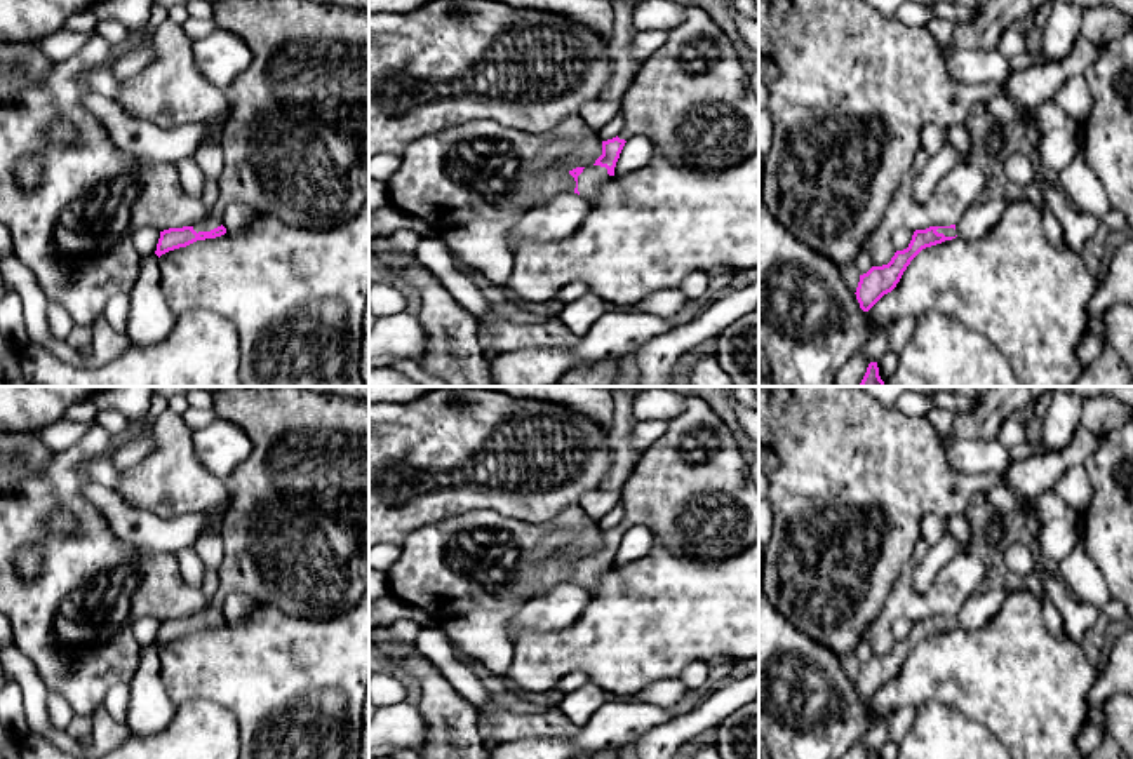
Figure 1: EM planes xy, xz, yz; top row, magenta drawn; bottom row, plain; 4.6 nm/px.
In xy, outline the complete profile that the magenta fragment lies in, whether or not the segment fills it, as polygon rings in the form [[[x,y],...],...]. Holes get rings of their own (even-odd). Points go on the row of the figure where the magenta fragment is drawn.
[[[214,0],[212,9],[218,30],[226,30],[237,35],[251,50],[251,61],[245,71],[238,75],[226,91],[230,106],[221,131],[225,167],[216,178],[219,188],[218,200],[209,209],[209,214],[204,221],[195,223],[193,226],[169,228],[160,232],[155,251],[158,258],[197,240],[225,235],[226,228],[223,226],[223,212],[231,204],[251,205],[258,212],[277,216],[287,225],[327,228],[353,218],[369,198],[369,9],[315,0]]]

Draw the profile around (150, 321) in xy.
[[[141,256],[141,270],[129,292],[131,308],[124,334],[136,345],[157,345],[164,341],[178,315],[169,308],[160,287],[158,256]]]

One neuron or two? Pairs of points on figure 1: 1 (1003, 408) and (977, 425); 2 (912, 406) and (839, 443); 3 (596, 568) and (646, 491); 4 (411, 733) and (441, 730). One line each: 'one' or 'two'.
1: one
2: two
3: one
4: two

